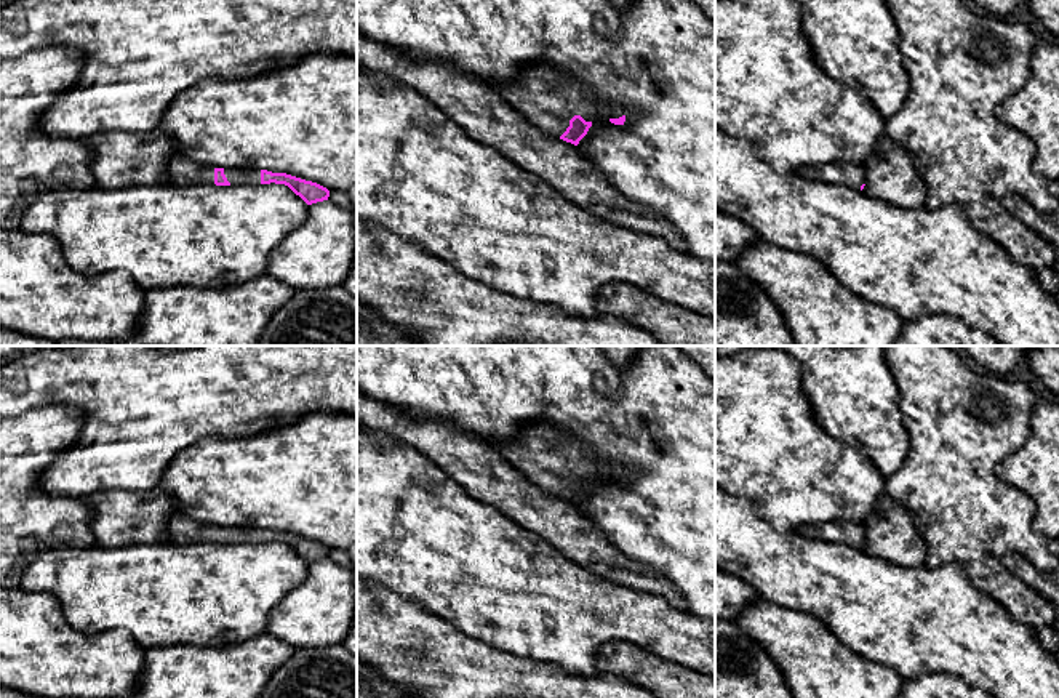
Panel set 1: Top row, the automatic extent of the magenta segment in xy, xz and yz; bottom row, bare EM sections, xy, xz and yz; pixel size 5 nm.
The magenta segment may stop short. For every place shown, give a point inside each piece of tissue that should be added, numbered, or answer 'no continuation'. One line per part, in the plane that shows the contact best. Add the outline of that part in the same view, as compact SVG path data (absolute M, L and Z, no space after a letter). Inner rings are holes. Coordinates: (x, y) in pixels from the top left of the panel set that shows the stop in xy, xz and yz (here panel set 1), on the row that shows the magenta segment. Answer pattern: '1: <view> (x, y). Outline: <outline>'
1: xz (549, 100). Outline: M530 64L509 83L491 83L517 112L544 133L560 138L574 115L585 122L619 118L624 107L601 102L592 91L550 64Z

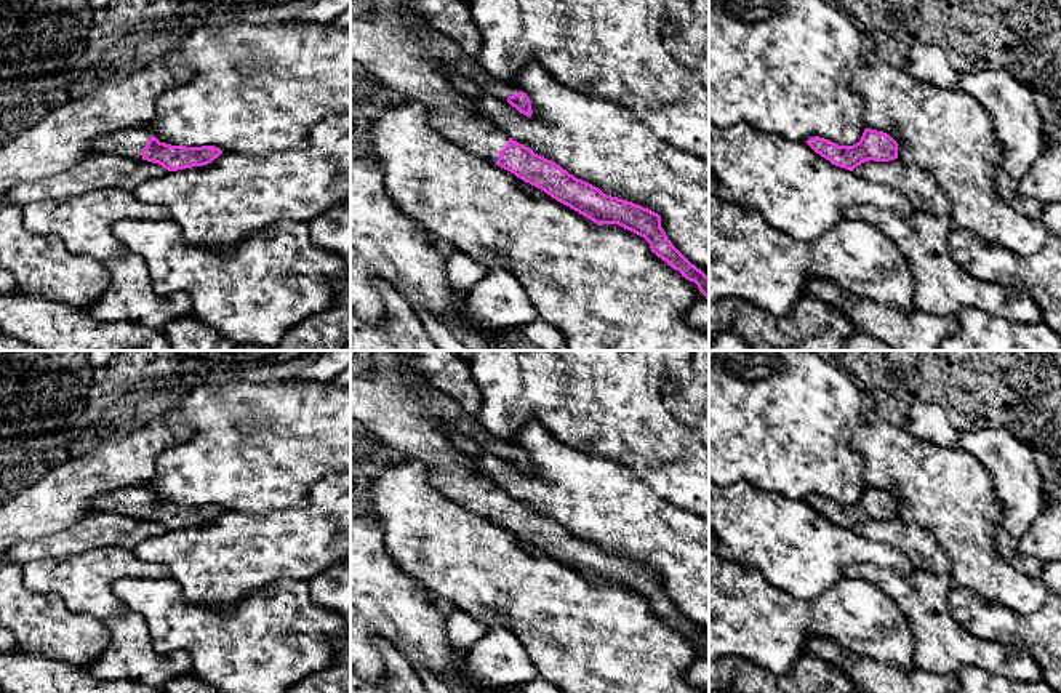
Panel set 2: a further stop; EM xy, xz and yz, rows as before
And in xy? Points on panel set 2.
1: xy (127, 143). Outline: M147 126L120 130L96 138L93 141L93 150L142 160L142 150L150 138L152 138L152 131Z

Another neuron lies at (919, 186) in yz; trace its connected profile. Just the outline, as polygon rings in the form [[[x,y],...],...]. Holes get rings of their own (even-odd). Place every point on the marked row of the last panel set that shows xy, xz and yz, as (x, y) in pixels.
[[[864,162],[853,170],[858,176],[903,192],[914,210],[933,216],[951,216],[952,203],[935,178],[920,166],[890,162]]]

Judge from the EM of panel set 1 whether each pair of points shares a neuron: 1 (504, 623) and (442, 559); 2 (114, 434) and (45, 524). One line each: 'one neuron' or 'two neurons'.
1: one neuron
2: two neurons

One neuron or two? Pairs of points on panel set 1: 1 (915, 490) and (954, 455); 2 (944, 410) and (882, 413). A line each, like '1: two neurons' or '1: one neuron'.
1: one neuron
2: two neurons

